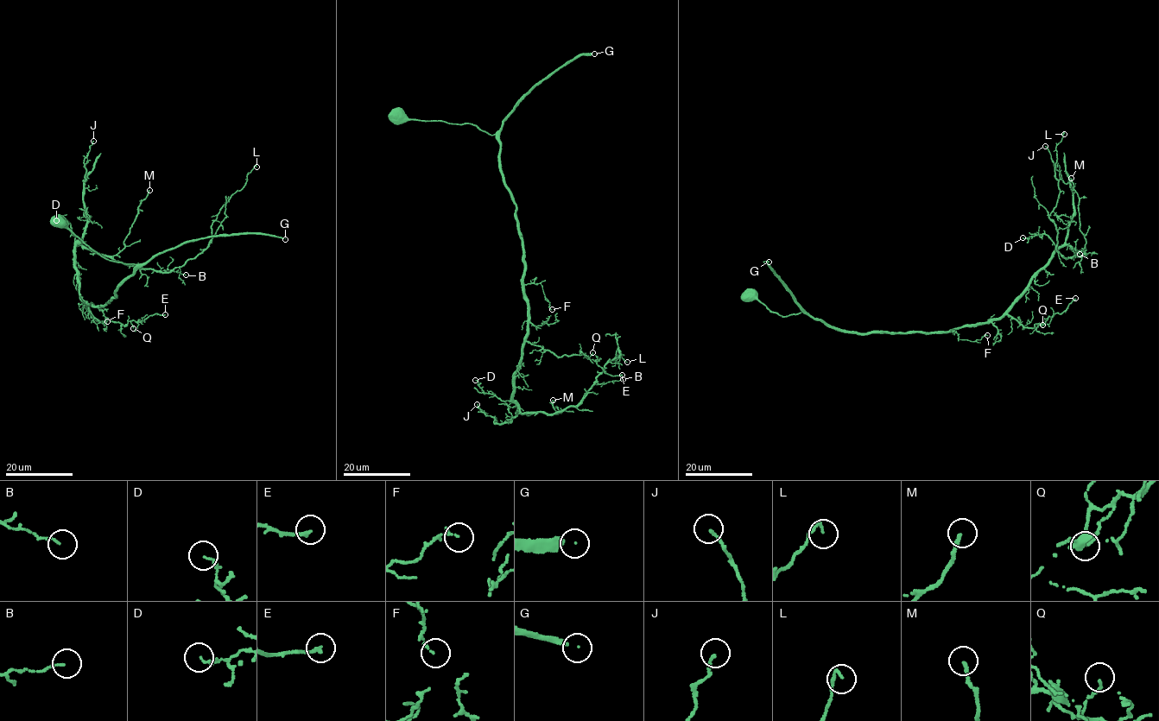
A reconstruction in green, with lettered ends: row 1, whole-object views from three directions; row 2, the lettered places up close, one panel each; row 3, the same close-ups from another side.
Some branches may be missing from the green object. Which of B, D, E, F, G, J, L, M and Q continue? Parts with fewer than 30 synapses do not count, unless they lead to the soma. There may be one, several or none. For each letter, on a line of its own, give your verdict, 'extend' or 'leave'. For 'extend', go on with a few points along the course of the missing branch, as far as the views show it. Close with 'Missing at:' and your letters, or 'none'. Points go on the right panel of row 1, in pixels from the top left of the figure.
B: leave
D: leave
E: leave
F: leave
G: extend | (769, 262), (997, 248), (1006, 230), (1010, 72), (1025, 58)
J: leave
L: leave
M: leave
Q: leave
Missing at: G

